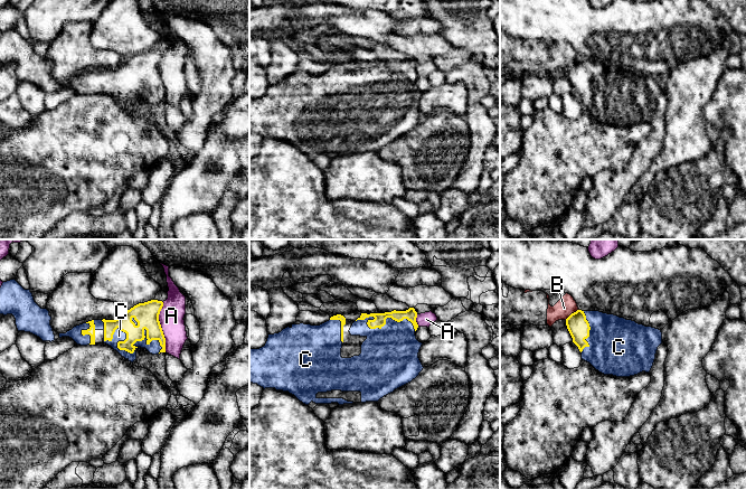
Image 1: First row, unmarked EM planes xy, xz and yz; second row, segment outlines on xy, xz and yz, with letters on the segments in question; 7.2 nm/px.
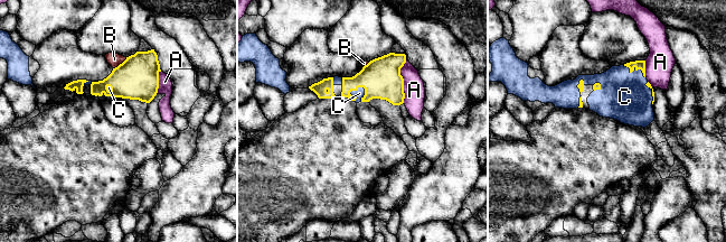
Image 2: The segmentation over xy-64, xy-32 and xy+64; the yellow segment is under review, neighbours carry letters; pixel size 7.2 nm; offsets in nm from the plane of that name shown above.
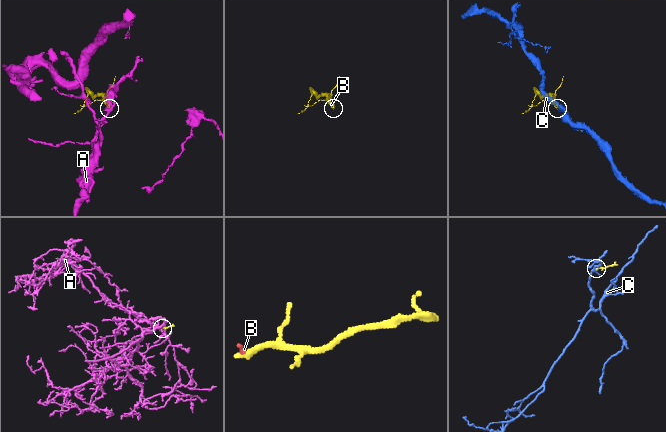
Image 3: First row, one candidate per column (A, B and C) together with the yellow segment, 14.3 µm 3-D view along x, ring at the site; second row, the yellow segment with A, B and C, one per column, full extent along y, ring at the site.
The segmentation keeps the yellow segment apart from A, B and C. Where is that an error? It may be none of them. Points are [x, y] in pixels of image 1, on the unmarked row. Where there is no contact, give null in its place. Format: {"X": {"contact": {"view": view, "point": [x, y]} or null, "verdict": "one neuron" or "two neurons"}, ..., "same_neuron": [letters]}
{"A": {"contact": {"view": "xy", "point": [160, 76]}, "verdict": "two neurons"}, "B": {"contact": {"view": "yz", "point": [572, 63]}, "verdict": "two neurons"}, "C": {"contact": {"view": "xz", "point": [385, 72]}, "verdict": "one neuron"}, "same_neuron": ["C"]}

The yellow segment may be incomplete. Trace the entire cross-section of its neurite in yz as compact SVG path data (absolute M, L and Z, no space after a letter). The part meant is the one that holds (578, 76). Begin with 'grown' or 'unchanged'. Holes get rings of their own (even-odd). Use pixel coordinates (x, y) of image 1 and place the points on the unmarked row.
grown; M577 59L566 68L582 109L604 124L650 122L662 82L614 64Z

